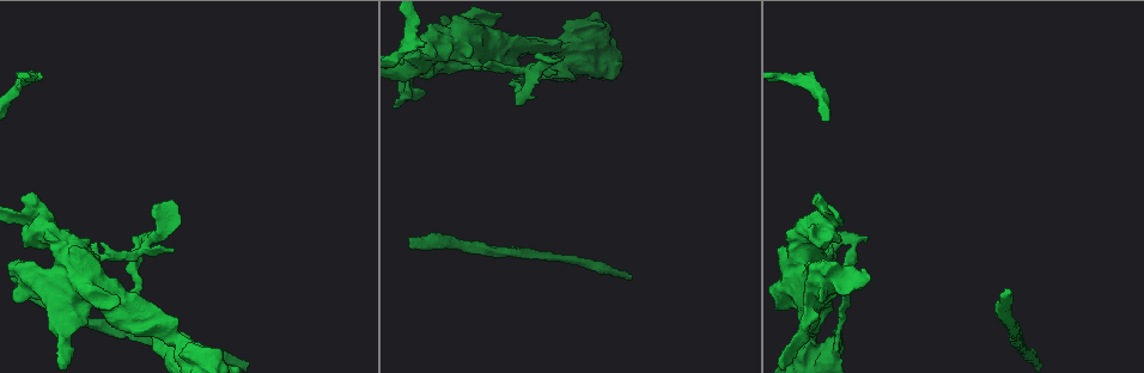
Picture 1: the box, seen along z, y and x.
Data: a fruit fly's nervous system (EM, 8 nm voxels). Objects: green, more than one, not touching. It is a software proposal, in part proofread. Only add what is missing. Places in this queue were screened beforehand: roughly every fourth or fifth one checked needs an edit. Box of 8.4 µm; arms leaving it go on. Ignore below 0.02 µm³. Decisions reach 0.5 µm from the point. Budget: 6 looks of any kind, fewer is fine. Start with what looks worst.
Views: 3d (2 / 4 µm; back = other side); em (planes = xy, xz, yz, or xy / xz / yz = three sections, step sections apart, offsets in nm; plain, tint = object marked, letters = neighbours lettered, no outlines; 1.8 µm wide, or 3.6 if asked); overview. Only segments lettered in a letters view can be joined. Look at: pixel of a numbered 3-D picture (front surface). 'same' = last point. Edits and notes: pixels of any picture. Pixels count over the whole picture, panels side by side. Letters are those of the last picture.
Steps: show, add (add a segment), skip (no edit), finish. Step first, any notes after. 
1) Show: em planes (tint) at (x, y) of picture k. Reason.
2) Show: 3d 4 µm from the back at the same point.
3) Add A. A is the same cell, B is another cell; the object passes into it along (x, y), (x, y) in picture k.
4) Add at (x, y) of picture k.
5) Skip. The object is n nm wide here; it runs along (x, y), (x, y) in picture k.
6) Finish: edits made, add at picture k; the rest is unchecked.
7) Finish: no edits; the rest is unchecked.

Show: 3d 2 µm at (1004, 289) of picture 1. Free end.

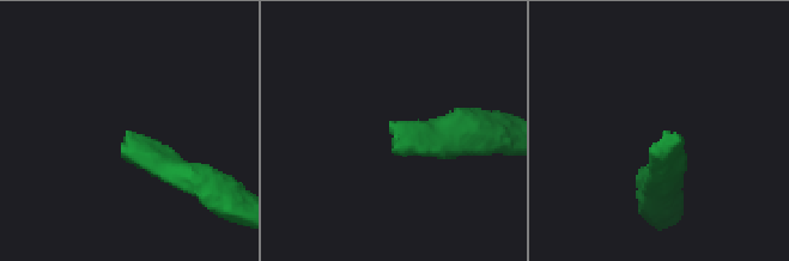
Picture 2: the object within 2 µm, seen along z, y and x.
Show: em xz step 8 (letters) at (129, 131) of picture 2.

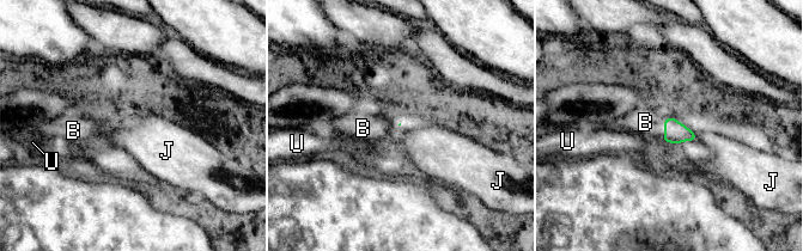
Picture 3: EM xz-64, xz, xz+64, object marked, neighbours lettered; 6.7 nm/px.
Show: em planes (letters) at the same point.

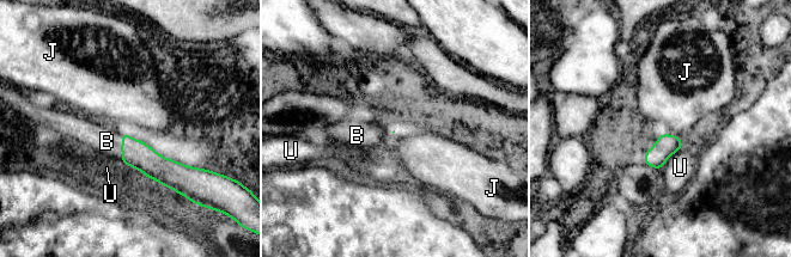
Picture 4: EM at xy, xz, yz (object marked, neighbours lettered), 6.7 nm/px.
Add B. B is the same cell, J and U are other cells; the object passes into it along (135, 153), (121, 147), (107, 141) in picture 4; the cell continues.

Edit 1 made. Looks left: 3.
Show: overview. See it whole again.

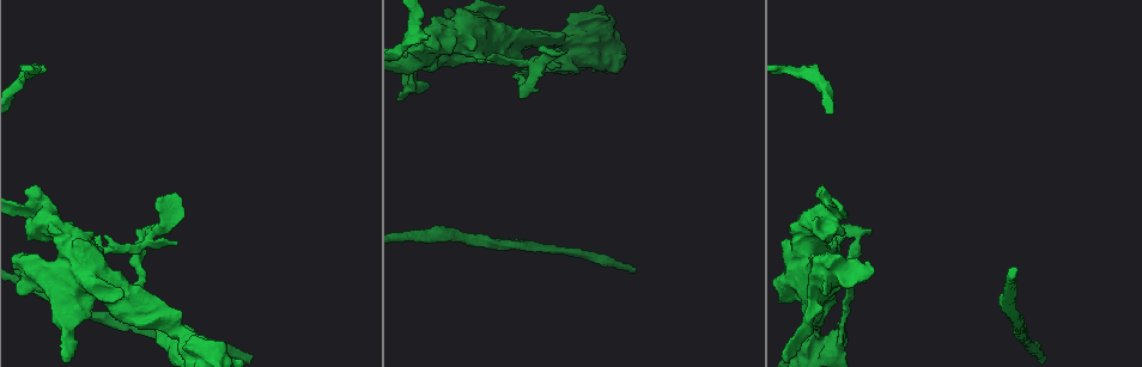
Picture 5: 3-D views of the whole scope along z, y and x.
Show: em xy step 4 (tint) at (22, 211) of picture 5. Sudden change in width.

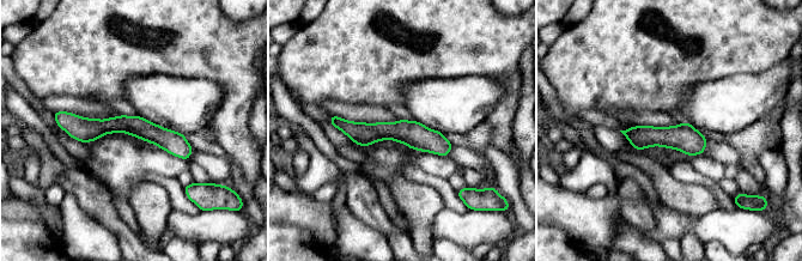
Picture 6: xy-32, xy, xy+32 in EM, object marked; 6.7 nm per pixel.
Show: em planes (letters) at the same point.

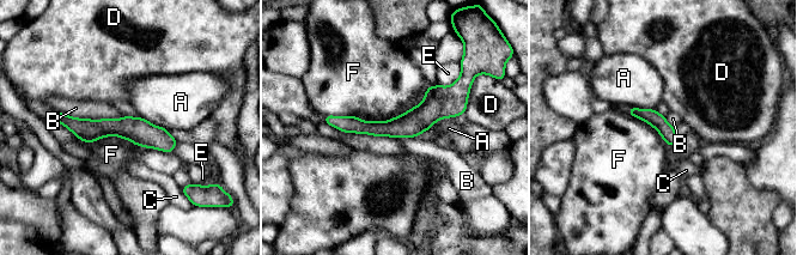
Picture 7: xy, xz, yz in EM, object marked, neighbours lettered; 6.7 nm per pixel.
Skip. The object is 100 nm wide here; the longest contact is with F, 750 nm; A, B, C, D, E and F are other cells; no lettered segment goes on from it.

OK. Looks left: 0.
Finish: edits made, add at picture 4; the rest is unchecked.

